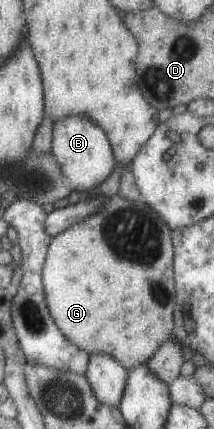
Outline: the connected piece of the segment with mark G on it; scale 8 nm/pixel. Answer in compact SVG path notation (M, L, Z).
M117 194L93 215L51 237L42 282L51 317L61 333L89 354L112 355L127 370L148 362L166 341L174 338L176 285L172 232L145 200L131 201Z

